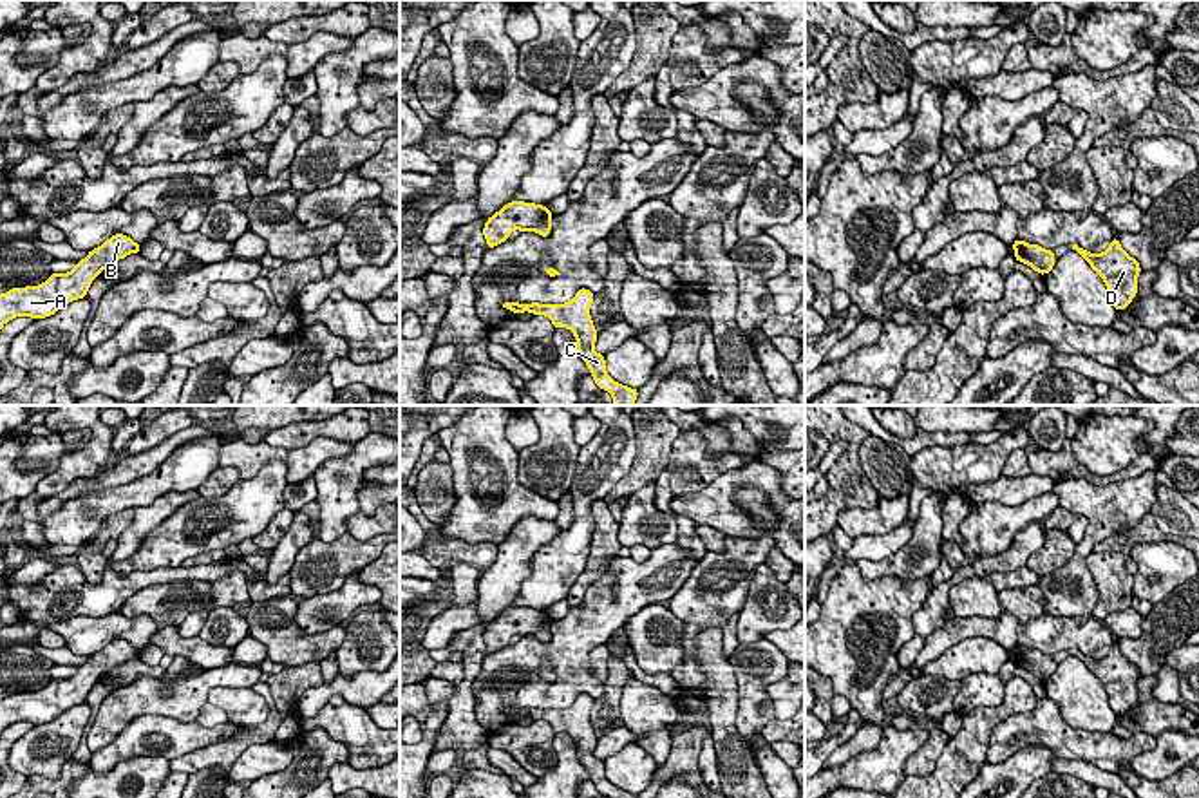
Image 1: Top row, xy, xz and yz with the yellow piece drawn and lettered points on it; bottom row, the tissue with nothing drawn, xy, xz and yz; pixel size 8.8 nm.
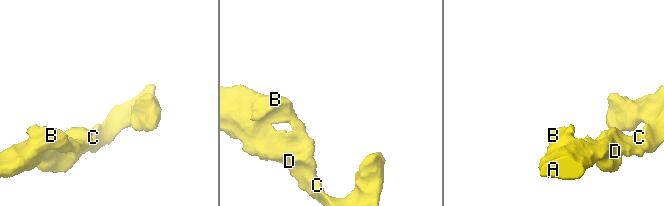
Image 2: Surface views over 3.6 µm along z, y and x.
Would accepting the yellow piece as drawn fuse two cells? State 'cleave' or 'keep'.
keep

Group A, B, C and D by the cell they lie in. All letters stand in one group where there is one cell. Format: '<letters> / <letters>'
A B C D

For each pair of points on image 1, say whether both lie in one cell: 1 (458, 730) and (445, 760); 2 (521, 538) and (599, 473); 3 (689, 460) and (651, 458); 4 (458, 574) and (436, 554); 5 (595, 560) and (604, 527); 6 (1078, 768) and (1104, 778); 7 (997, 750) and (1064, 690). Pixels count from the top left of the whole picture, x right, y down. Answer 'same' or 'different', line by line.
1: different
2: different
3: different
4: different
5: same
6: same
7: different

